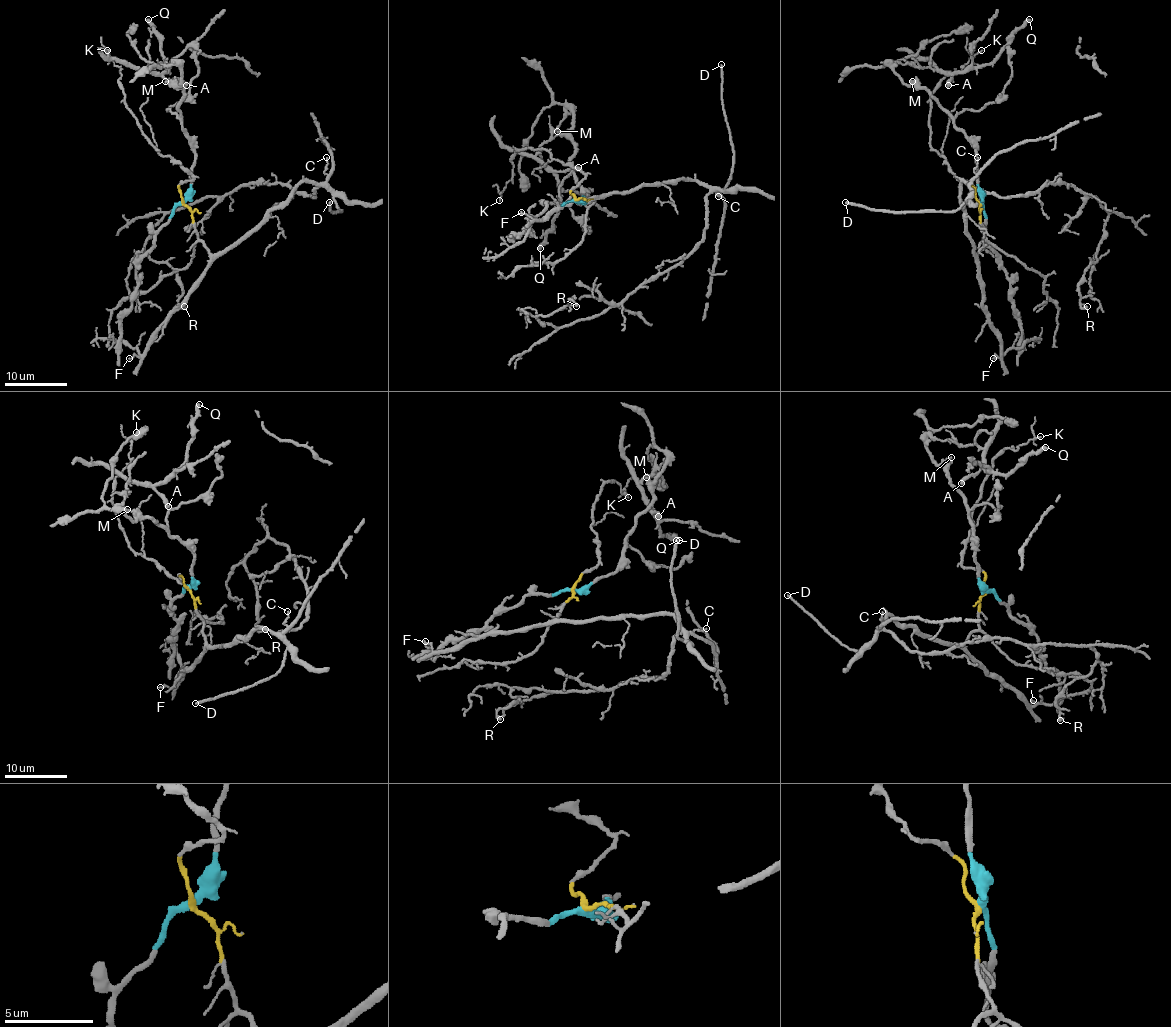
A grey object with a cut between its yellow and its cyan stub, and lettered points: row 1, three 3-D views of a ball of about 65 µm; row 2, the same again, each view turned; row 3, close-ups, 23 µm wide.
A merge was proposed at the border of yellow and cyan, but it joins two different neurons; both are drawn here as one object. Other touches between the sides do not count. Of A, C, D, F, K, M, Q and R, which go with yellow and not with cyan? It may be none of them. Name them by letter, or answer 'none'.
C, D, F, K, R

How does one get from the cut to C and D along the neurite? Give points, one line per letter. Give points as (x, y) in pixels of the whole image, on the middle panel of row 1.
C: (575, 199), (581, 198), (589, 204), (605, 194), (675, 184), (679, 179), (715, 187), (718, 196)
D: (575, 199), (589, 204), (605, 194), (679, 179), (724, 190), (734, 154), (721, 64)

